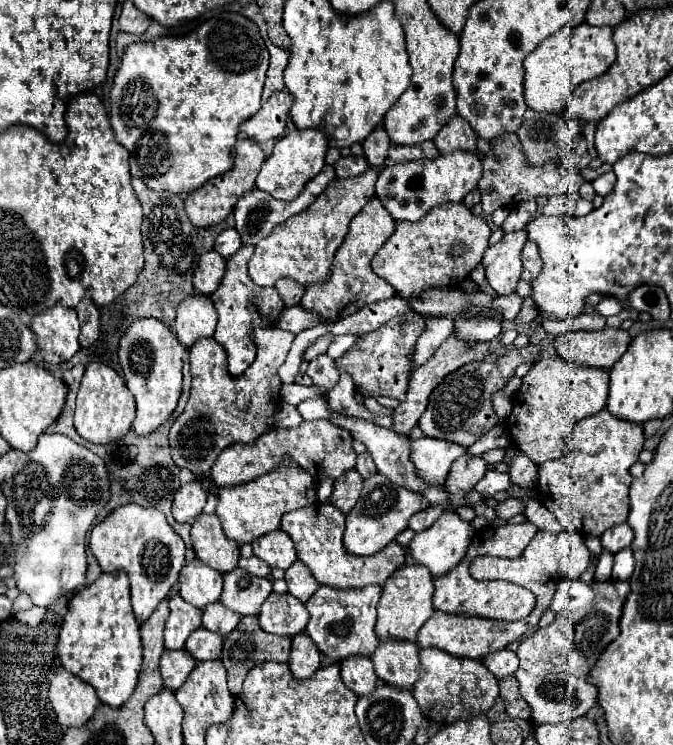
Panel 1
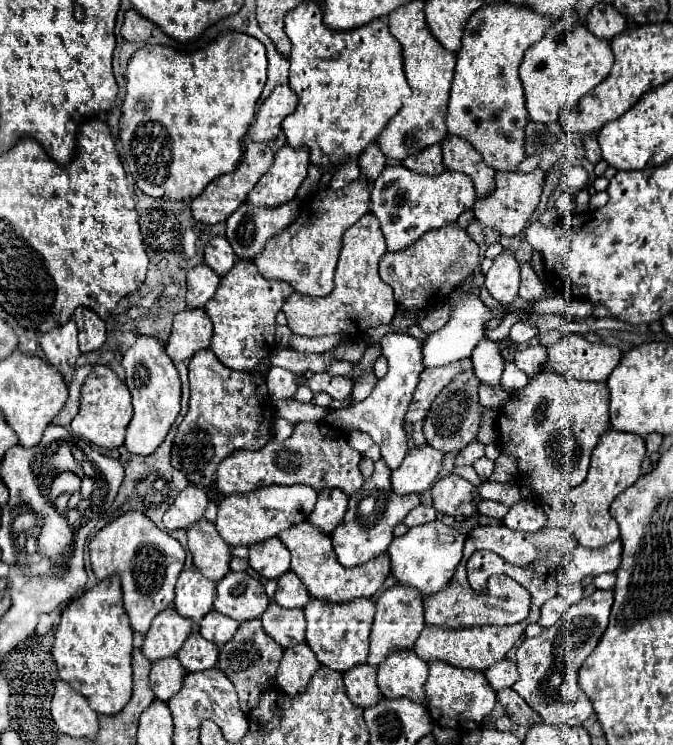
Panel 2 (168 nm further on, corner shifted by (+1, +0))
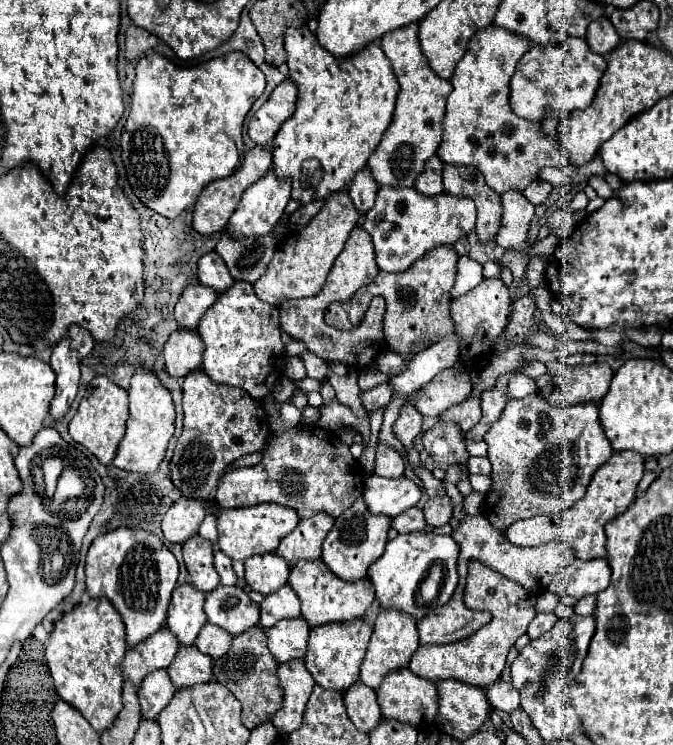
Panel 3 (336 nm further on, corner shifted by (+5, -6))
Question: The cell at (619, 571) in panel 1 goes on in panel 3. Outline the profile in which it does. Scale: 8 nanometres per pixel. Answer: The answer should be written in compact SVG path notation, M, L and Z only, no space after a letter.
M585 595L583 599L579 599L575 603L573 611L577 615L593 615L593 611L595 611L595 595Z

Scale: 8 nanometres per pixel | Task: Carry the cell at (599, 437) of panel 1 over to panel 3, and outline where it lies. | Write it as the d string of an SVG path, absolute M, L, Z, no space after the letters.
M615 453L605 467L601 467L593 479L591 485L587 487L587 493L581 501L575 503L573 509L561 513L561 515L539 515L539 517L529 517L529 519L519 519L513 521L513 525L505 531L505 537L513 545L527 545L527 547L537 547L545 545L549 541L563 541L565 545L573 547L577 559L597 559L605 557L605 523L621 515L635 499L637 483L643 477L643 457L633 455L633 453Z

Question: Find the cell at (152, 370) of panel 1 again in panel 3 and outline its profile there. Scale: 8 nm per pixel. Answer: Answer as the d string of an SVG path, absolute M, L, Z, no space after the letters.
M137 369L131 379L131 387L129 387L127 431L119 443L113 465L123 471L157 473L159 463L163 461L167 445L173 437L173 429L175 429L175 407L173 407L171 393L161 385L155 373Z

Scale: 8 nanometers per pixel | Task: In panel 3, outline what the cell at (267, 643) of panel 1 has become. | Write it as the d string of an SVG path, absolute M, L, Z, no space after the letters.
M253 627L245 631L245 635L237 635L231 649L215 661L213 673L217 681L227 687L243 705L241 719L247 729L255 729L257 725L269 721L283 705L283 689L277 679L277 661L267 649L267 637L261 627Z

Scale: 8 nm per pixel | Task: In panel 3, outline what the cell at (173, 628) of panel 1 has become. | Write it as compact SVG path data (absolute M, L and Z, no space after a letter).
M167 627L155 631L149 639L145 639L145 643L127 651L125 659L121 661L125 679L139 689L145 675L149 675L155 669L167 669L171 665L177 649L177 639L171 631L167 631Z

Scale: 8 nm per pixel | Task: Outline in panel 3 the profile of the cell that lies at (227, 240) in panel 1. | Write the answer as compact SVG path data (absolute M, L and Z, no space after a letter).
M211 251L199 259L197 277L199 277L201 285L213 287L213 291L217 291L217 293L227 291L233 285L233 277L229 275L225 261L215 251Z

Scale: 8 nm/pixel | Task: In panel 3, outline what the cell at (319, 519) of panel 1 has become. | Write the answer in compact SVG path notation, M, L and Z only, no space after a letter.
M313 561L313 563L299 563L297 567L291 569L289 575L289 585L301 599L301 615L309 623L309 627L319 627L325 623L343 623L343 621L353 621L363 617L365 609L373 603L373 585L369 579L345 583L339 581L323 561Z

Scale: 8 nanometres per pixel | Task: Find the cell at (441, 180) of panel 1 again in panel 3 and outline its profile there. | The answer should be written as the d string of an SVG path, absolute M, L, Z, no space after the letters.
M381 187L377 191L377 201L375 201L373 209L365 215L363 227L373 239L375 261L377 261L379 269L387 271L387 273L401 273L401 271L407 271L421 255L429 253L431 249L439 247L439 245L453 245L457 239L469 235L473 231L473 223L475 223L473 199L453 199L453 195L445 195L445 193L439 195L437 199L429 199L425 195L417 195L415 189Z

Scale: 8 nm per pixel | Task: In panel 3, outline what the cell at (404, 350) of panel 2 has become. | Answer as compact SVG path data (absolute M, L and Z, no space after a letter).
M379 443L379 445L377 445L375 475L389 477L389 479L403 477L403 475L405 475L405 461L403 461L403 457L401 457L395 449Z

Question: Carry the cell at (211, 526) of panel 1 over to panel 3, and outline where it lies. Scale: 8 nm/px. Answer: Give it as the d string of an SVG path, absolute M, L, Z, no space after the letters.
M195 535L183 545L183 561L189 573L189 583L203 591L209 593L219 585L219 575L213 567L213 545L207 539L201 539Z

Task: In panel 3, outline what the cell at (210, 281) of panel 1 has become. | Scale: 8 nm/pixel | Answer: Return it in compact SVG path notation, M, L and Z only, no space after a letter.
M189 285L177 305L175 305L175 319L181 329L191 329L197 331L197 325L203 317L203 313L215 303L217 293L213 293L211 287L201 287L201 285Z

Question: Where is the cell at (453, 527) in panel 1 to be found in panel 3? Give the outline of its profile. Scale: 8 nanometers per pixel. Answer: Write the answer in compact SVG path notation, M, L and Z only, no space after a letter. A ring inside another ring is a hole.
M417 531L417 533L397 535L395 539L387 541L383 555L369 567L369 581L375 587L375 599L377 599L379 607L403 611L403 613L411 615L415 621L419 621L425 615L429 615L429 611L433 611L435 607L445 605L451 599L451 595L455 593L455 587L459 583L457 557L459 557L459 547L451 535ZM433 565L443 567L443 579L439 585L439 595L431 603L427 603L419 593L419 585L429 575L429 569Z

